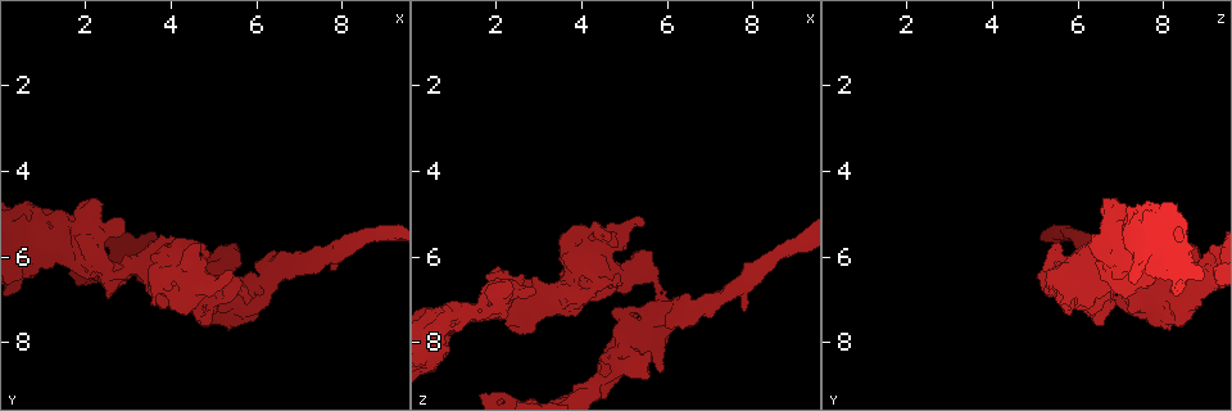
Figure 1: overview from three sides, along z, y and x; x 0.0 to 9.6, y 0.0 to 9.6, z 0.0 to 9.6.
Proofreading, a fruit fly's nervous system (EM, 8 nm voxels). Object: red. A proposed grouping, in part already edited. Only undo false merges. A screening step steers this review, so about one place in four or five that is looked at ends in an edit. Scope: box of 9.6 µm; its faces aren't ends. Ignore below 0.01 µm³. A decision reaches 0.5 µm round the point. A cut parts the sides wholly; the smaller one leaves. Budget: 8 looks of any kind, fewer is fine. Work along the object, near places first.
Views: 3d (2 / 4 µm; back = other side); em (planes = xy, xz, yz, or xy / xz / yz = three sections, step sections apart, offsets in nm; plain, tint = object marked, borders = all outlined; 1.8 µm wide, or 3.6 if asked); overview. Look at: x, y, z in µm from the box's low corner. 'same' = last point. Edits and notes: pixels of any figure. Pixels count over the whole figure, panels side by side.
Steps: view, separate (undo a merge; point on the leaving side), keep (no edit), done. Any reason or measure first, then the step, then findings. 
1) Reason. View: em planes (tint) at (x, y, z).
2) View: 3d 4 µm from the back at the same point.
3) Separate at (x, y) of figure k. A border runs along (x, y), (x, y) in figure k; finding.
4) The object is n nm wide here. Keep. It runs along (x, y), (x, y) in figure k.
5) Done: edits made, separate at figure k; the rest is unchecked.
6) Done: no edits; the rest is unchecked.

View: 3d 4 µm at (3.95, 6.60, 6.00).

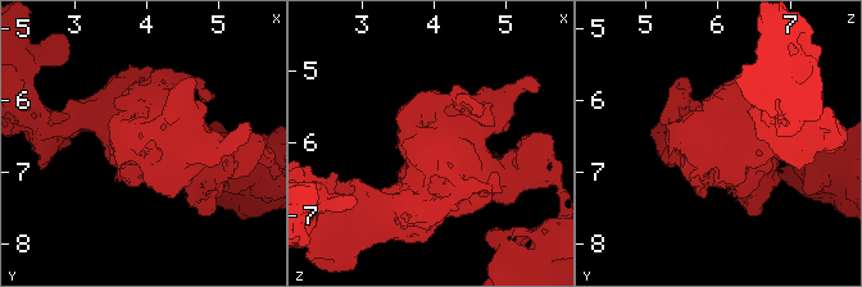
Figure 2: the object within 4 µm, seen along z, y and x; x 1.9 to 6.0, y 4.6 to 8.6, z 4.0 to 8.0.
Now the EM. View: em 3.6 µm xz step 16 (tint) at (3.95, 6.55, 6.00).

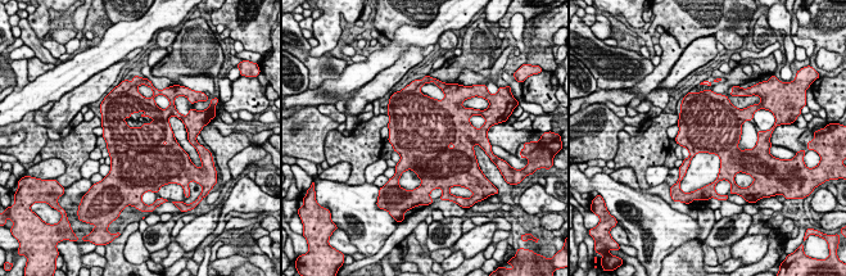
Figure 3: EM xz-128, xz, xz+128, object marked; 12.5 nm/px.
Cut it another way. View: em 3.6 µm planes (tint) at the same point.

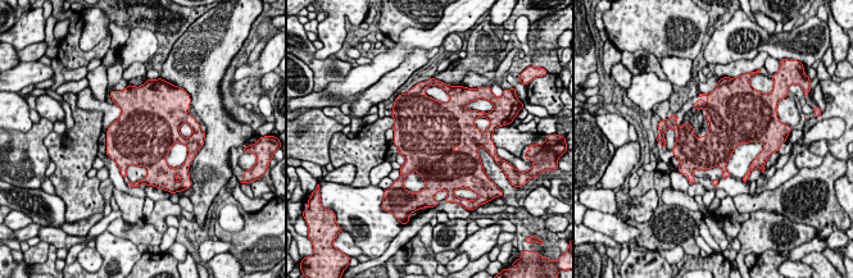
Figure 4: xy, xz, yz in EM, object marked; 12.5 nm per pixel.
The object is 460 nm wide here. Keep. All the same neuron.

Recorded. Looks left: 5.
Side arm on a straight run. View: 3d 4 µm at (4.40, 6.60, 8.95).

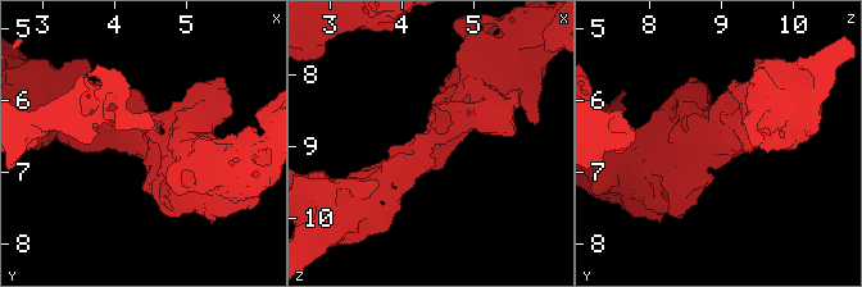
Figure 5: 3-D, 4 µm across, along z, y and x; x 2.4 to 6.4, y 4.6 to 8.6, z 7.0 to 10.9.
View: em planes (tint) at (4.40, 6.65, 8.95).

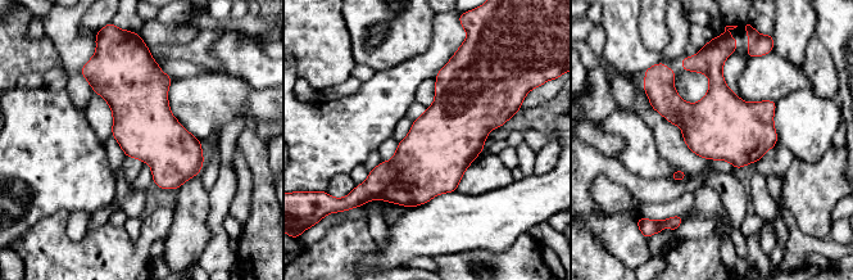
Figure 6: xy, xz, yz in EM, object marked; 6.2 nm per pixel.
The object is 380 nm wide here. Keep. One neuron here.

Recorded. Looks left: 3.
Sharp bend. View: em planes (plain) at (6.70, 6.25, 7.15).

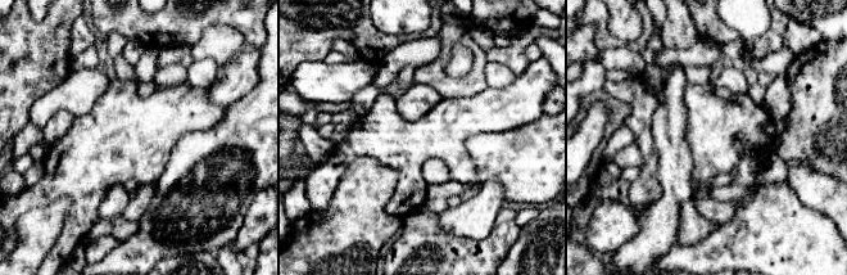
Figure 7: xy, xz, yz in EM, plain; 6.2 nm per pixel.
View: em planes (tint) at the same point.

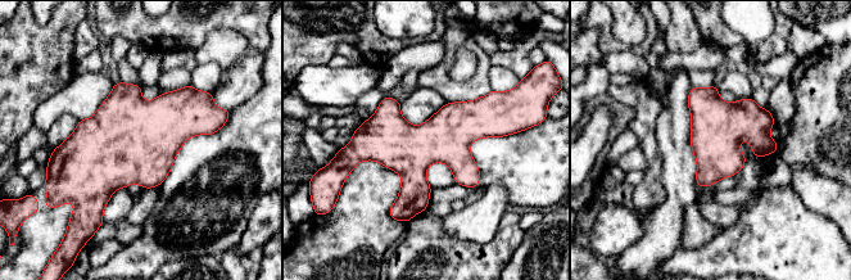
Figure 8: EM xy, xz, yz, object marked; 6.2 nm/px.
Keep. It runs along (502, 130), (349, 150) in figure 8; one neuron here.

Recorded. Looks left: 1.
Done: no edits; the rest is unchecked.

